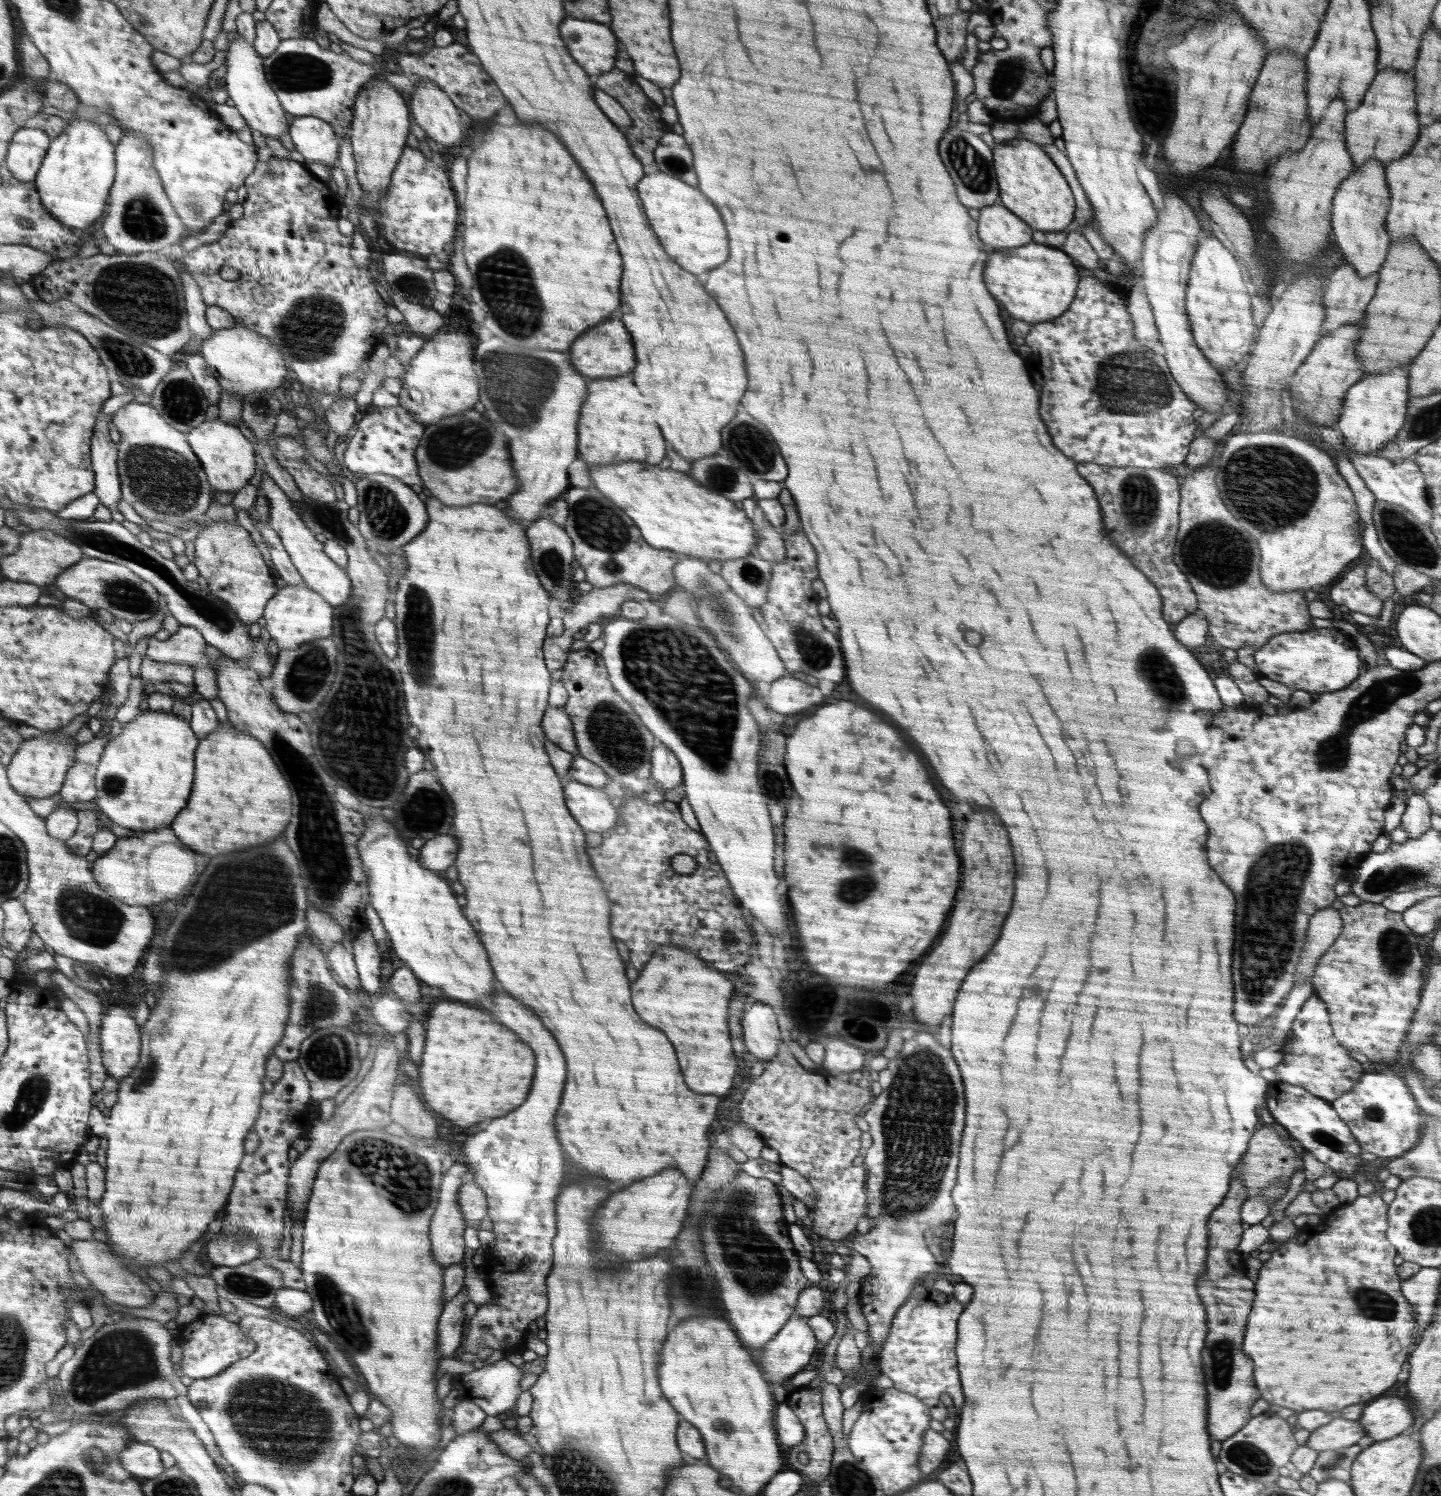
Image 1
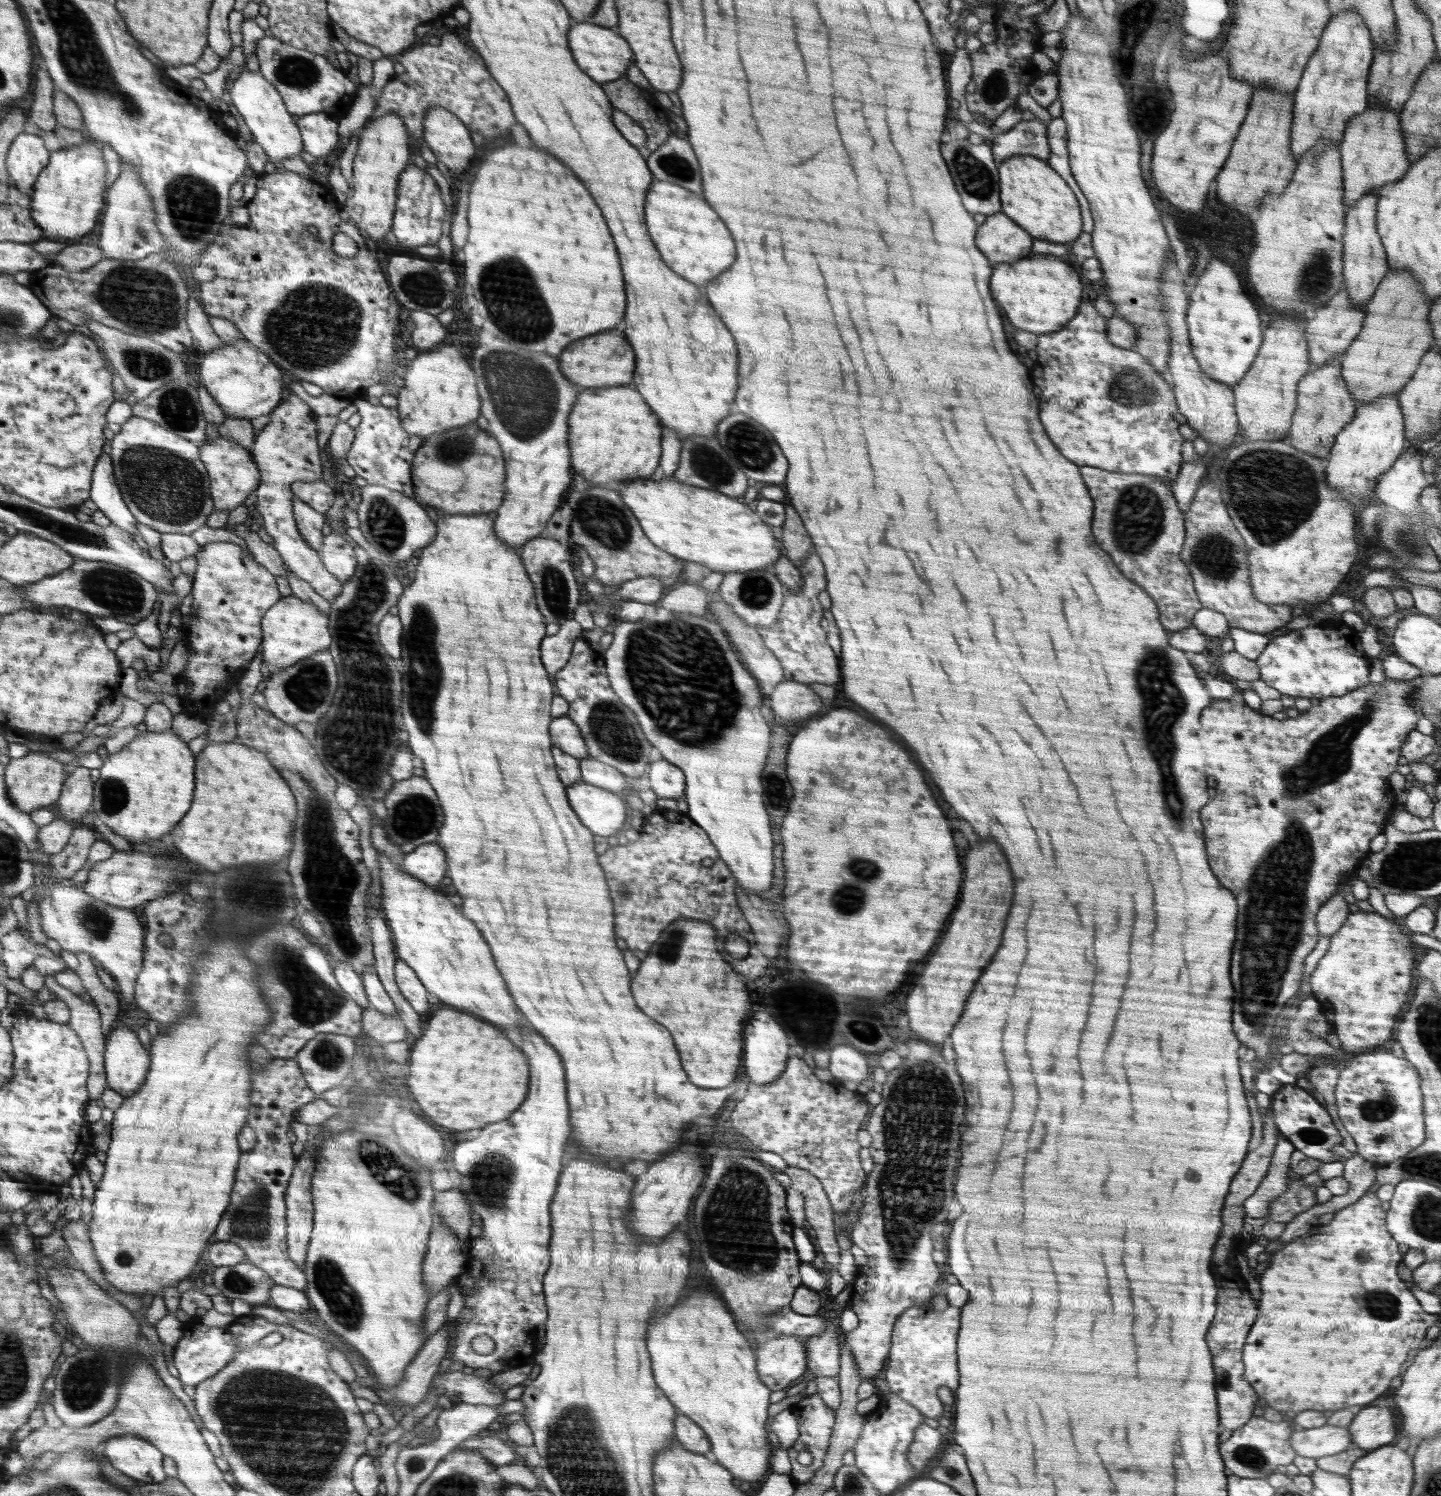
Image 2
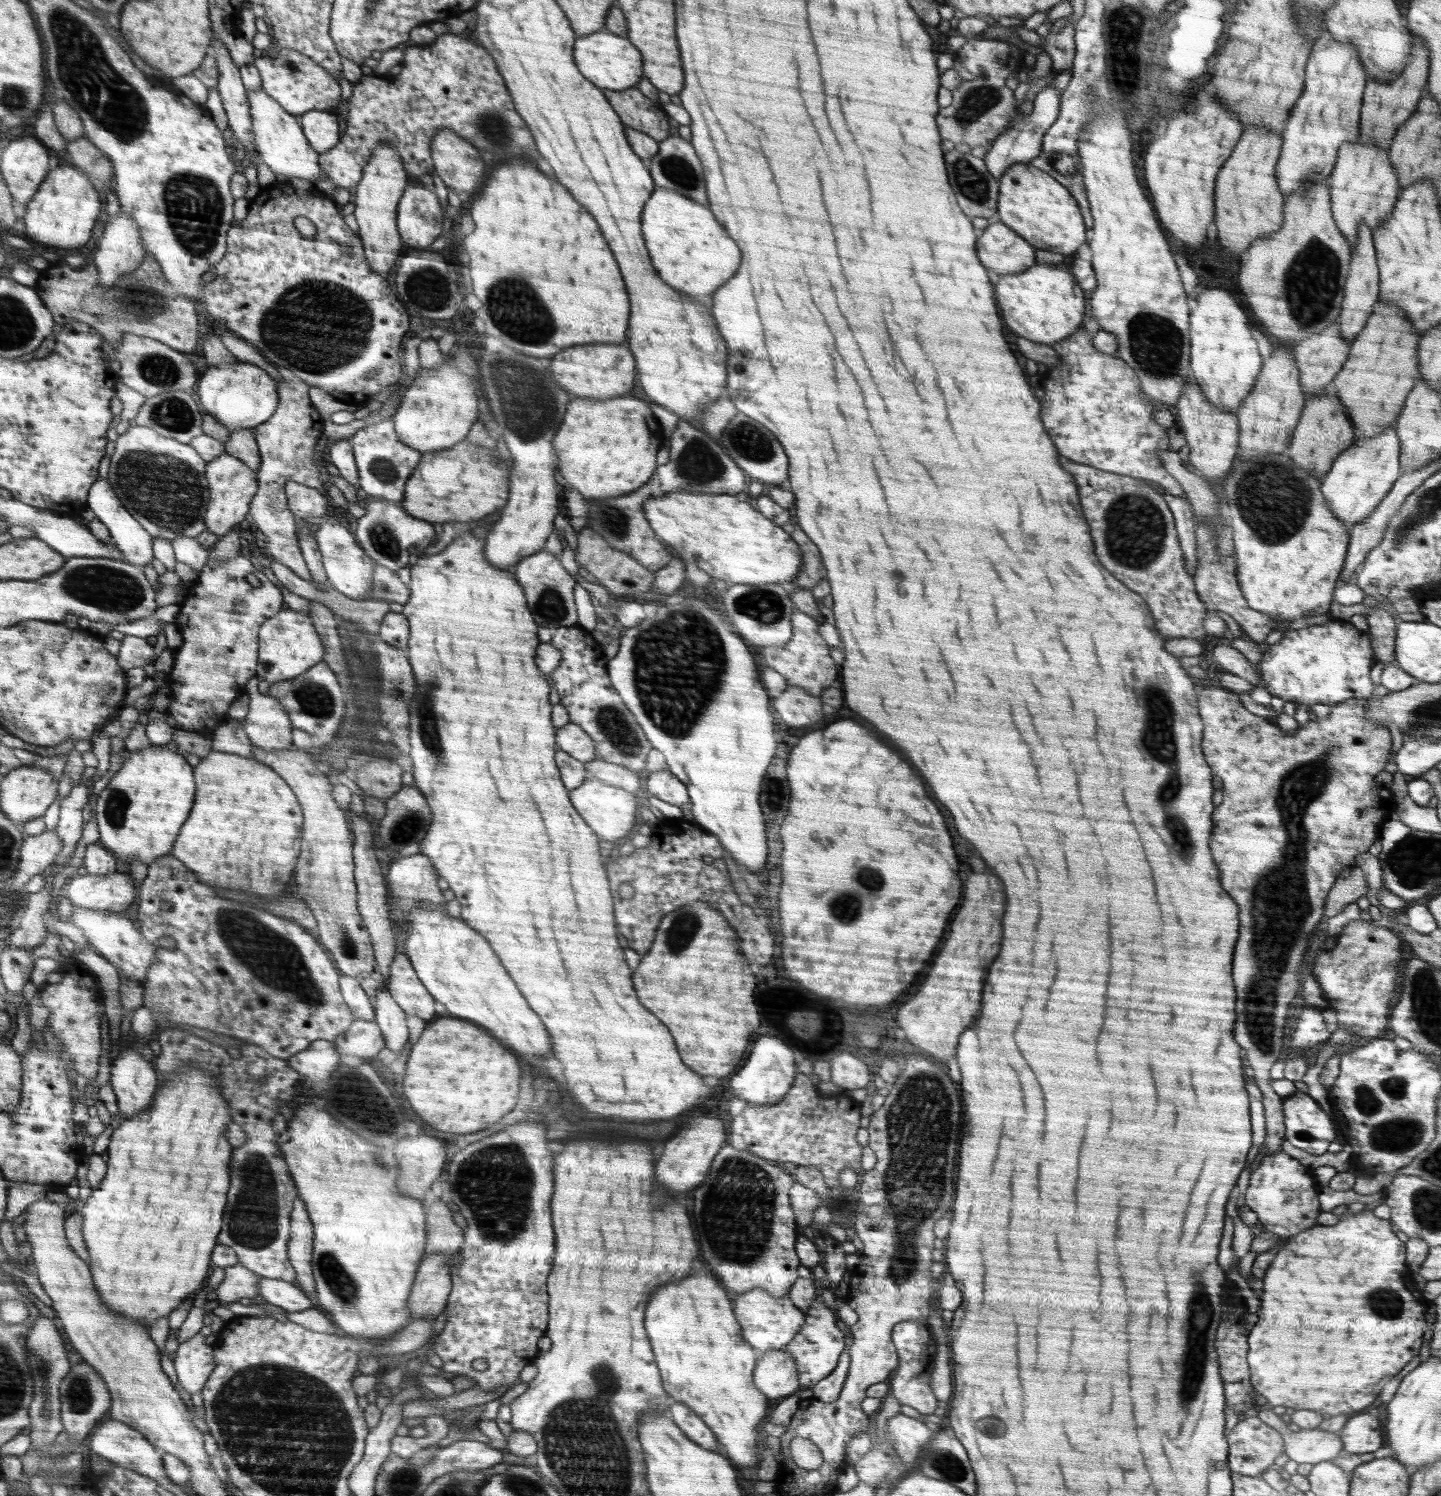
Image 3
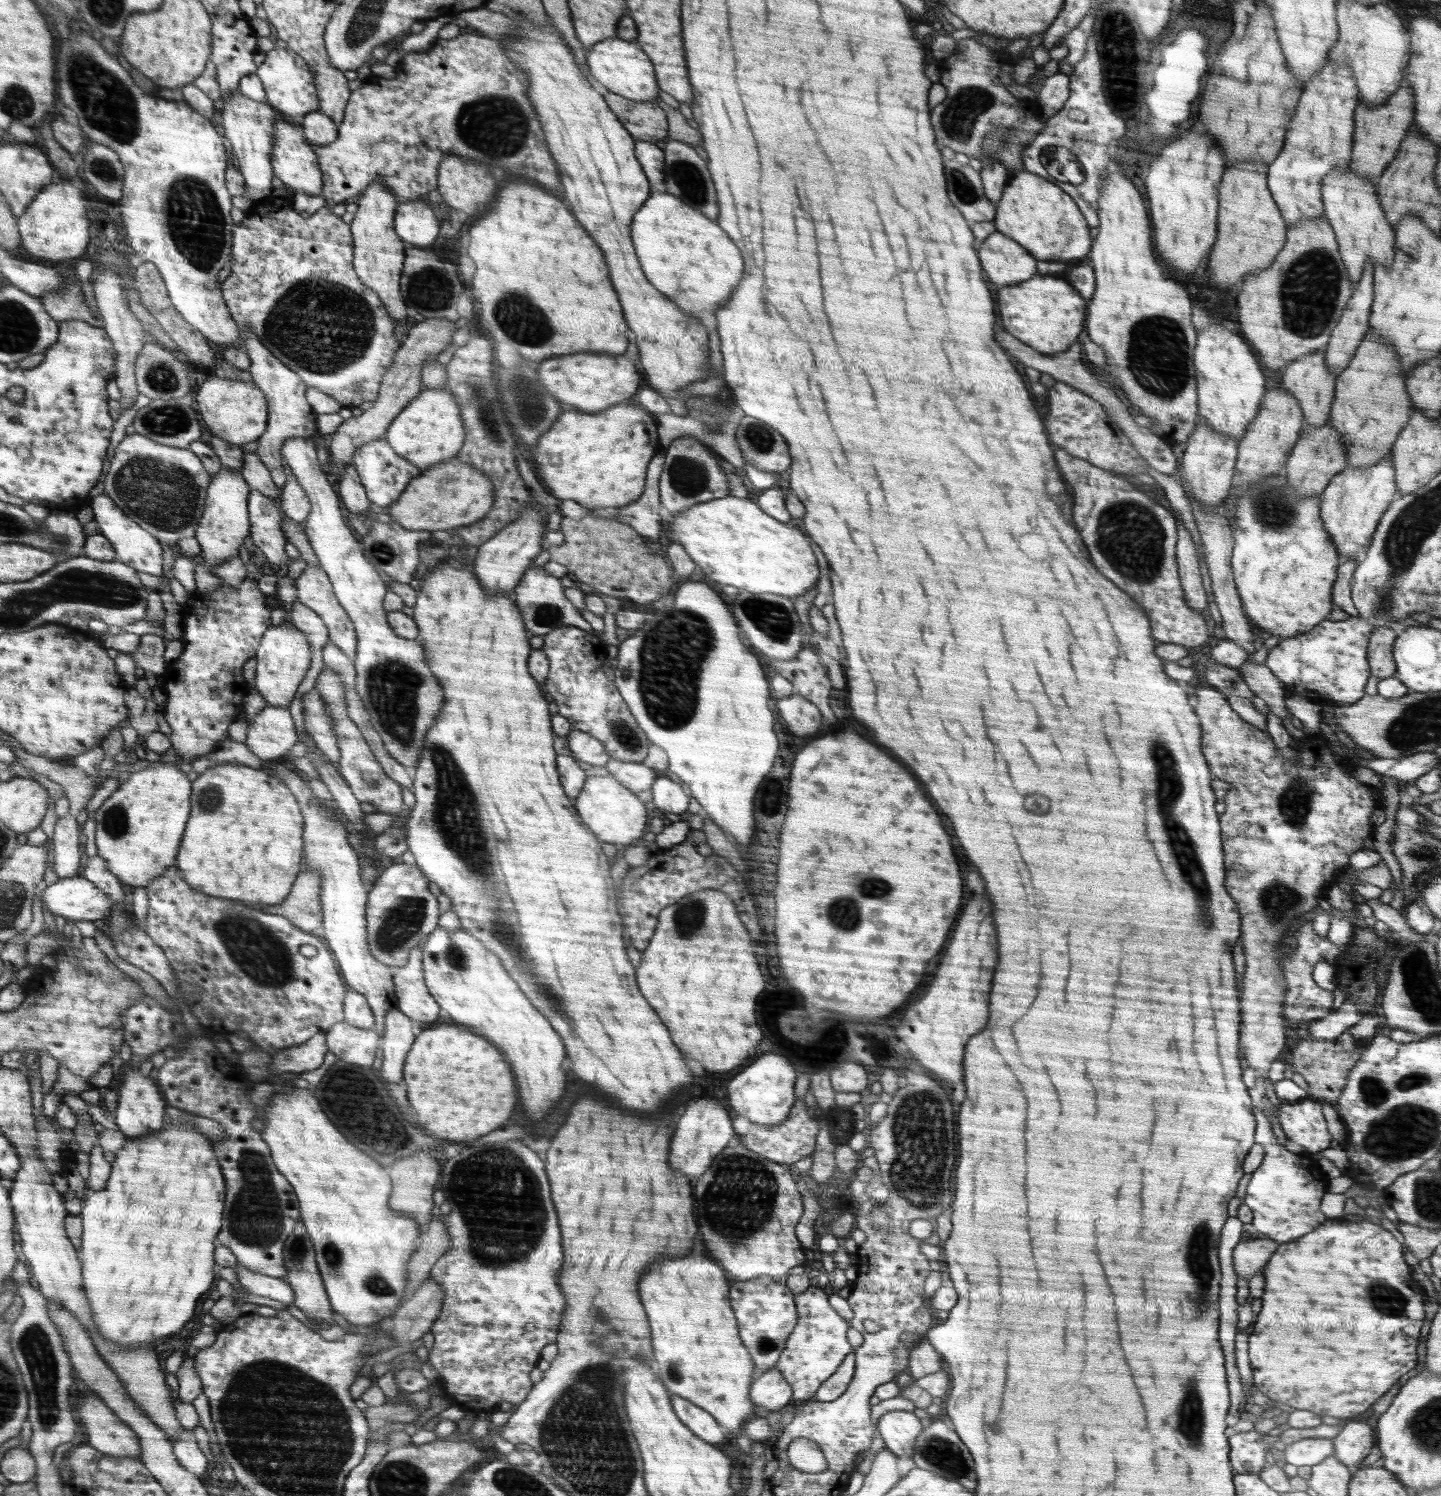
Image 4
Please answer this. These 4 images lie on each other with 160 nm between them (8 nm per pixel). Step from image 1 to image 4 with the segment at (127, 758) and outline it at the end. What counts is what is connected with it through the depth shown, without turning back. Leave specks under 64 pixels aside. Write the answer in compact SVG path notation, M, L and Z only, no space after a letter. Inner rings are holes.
M150 762L146 769L135 771L129 777L123 778L116 792L95 813L98 856L107 860L112 874L119 876L125 884L146 888L166 868L174 864L174 860L178 857L176 854L179 855L180 840L186 828L186 820L190 816L190 792L192 792L192 782L180 772L178 762Z

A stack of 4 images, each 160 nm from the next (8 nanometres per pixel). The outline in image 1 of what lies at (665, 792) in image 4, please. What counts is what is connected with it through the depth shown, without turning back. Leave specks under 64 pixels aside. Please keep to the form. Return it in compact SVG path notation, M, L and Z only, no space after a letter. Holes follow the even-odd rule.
M659 740L652 753L652 779L664 791L674 789L683 783L683 767L677 755Z

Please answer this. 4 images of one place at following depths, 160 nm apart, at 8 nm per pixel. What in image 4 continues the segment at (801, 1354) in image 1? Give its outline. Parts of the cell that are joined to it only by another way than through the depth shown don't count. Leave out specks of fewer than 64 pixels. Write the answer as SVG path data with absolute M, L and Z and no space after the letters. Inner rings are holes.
M777 1369L767 1370L751 1384L751 1400L770 1412L788 1407L794 1398L794 1389Z

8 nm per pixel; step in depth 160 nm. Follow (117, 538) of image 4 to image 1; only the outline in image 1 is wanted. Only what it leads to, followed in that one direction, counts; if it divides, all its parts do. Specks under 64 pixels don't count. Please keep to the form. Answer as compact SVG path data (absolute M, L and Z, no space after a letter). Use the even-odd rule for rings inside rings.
M100 414L91 441L91 462L95 471L93 493L111 511L116 509L122 497L122 483L118 471L119 446L110 437L108 424L112 416Z

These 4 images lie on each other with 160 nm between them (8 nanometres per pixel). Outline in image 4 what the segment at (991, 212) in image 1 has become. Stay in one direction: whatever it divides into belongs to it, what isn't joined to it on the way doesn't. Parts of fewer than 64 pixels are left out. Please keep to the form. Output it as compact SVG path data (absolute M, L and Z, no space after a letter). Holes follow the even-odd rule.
M1001 232L991 233L978 250L982 268L996 288L1024 282L1036 274L1036 260Z

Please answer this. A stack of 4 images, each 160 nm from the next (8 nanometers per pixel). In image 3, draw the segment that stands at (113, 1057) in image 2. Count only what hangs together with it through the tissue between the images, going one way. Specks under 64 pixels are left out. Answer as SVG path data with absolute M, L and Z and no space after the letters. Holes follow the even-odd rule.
M134 1050L123 1051L110 1066L110 1080L116 1094L119 1114L131 1118L144 1112L153 1102L160 1078L153 1063Z

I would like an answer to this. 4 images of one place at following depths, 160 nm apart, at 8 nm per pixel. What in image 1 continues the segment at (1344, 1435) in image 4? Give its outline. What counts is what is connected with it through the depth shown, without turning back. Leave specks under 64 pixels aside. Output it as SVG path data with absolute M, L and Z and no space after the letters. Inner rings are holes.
M1384 1396L1368 1404L1358 1420L1365 1430L1365 1435L1372 1442L1380 1442L1394 1438L1409 1426L1414 1426L1414 1422L1419 1419L1414 1411L1410 1410L1408 1403L1410 1402L1398 1396Z

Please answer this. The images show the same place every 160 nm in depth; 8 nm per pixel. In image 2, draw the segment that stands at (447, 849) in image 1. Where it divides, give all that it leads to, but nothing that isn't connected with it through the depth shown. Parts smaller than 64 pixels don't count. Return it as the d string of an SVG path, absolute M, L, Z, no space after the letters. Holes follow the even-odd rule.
M436 842L425 843L406 853L401 866L428 886L438 887L440 880L446 876L447 855L444 852L444 848Z

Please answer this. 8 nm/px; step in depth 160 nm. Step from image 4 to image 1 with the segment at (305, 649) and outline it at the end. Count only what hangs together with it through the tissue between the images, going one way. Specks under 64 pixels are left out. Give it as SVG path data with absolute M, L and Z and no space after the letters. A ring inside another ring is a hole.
M305 584L287 585L268 601L267 609L264 610L264 620L265 628L271 639L278 644L278 648L296 650L304 642L331 636L334 630L335 607L322 594Z

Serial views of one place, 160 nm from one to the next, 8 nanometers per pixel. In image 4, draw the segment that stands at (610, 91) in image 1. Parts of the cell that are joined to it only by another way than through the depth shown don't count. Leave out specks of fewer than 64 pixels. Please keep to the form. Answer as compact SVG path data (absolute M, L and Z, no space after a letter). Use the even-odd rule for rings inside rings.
M605 91L604 99L633 135L635 142L655 144L658 140L669 139L670 123L656 102L632 101L610 91Z

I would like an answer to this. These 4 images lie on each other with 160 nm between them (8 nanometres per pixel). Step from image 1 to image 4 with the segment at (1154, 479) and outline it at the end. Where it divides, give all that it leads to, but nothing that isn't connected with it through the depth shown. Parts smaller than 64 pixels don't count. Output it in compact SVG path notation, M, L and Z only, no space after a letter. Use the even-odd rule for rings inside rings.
M1056 450L1056 462L1074 488L1076 530L1080 530L1096 570L1142 606L1150 621L1151 635L1158 643L1186 647L1204 644L1208 638L1207 617L1192 610L1183 593L1175 555L1177 518L1172 510L1156 503L1117 473L1090 466L1080 458L1070 458L1064 450ZM1126 550L1128 554L1124 554Z

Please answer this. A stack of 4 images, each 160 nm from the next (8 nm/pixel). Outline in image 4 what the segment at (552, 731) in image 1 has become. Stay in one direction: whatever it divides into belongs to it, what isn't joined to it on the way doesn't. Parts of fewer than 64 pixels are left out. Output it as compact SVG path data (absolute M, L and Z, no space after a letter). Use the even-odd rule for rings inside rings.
M575 730L566 736L568 748L575 759L582 760L594 766L605 766L610 761L611 755L607 753L603 742L586 734L584 731Z

